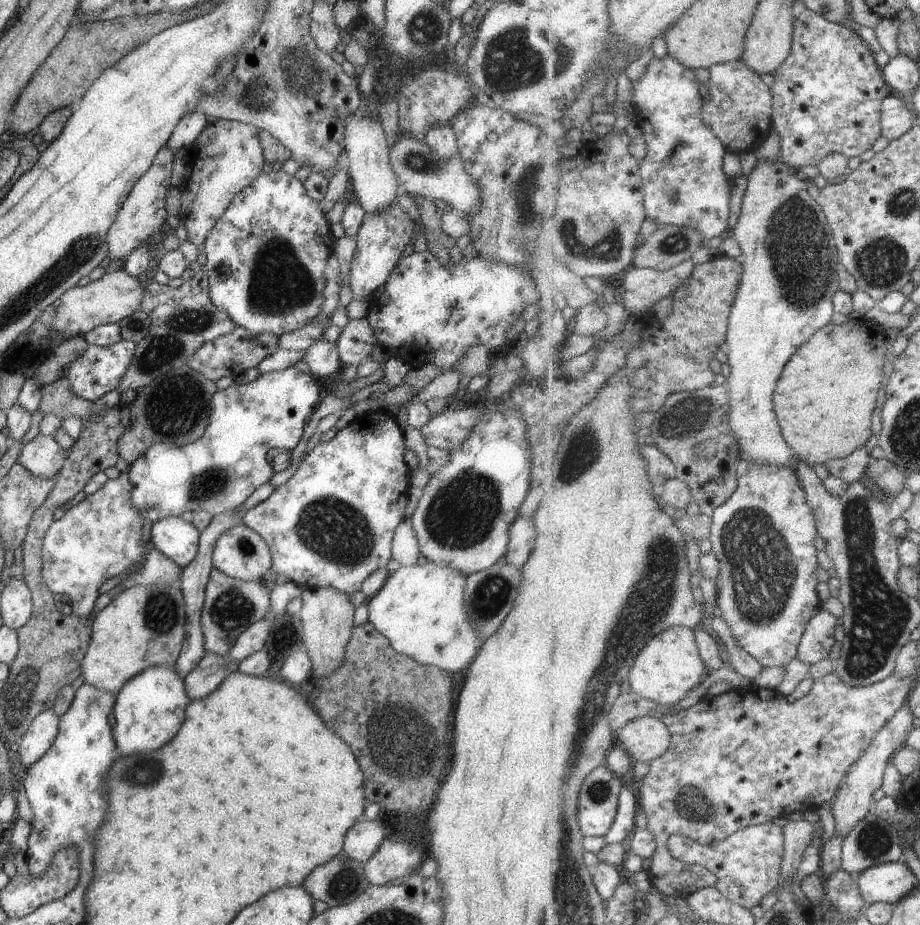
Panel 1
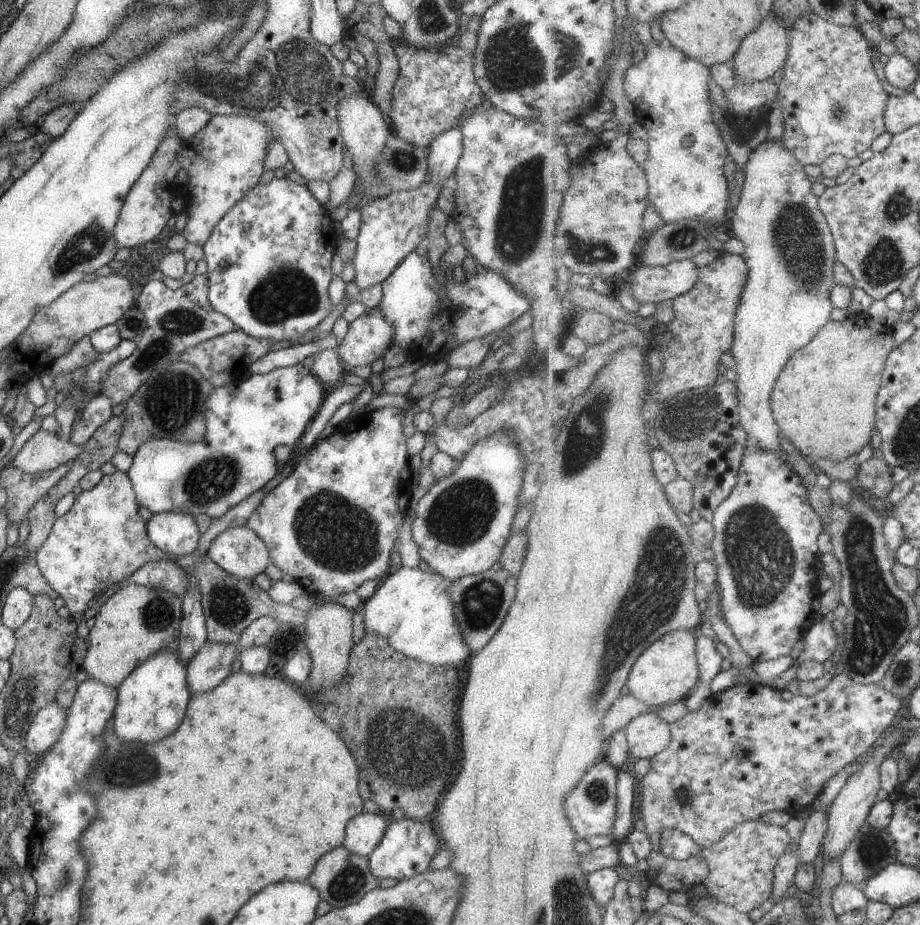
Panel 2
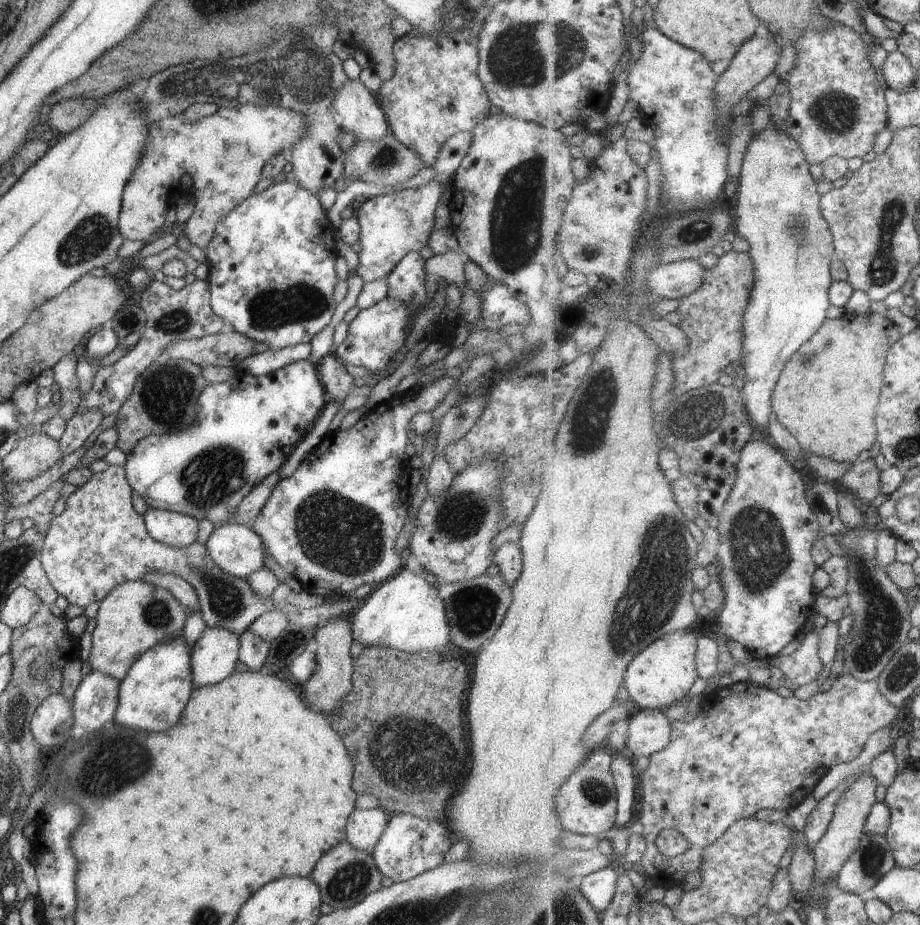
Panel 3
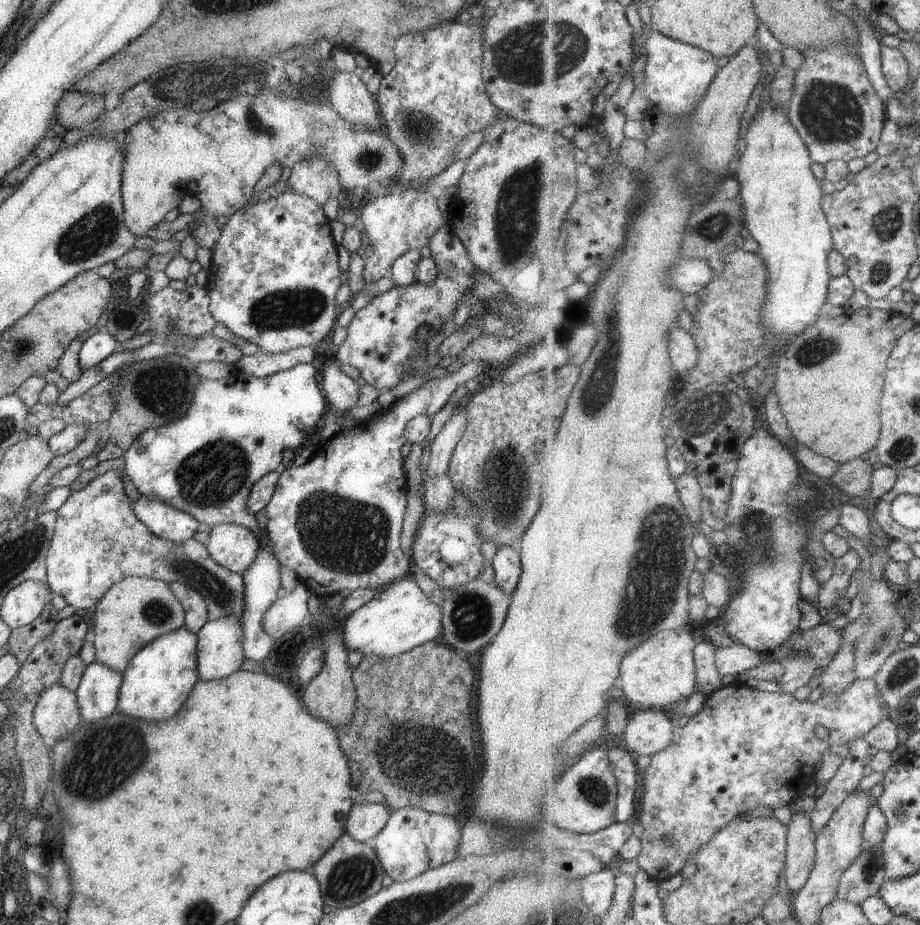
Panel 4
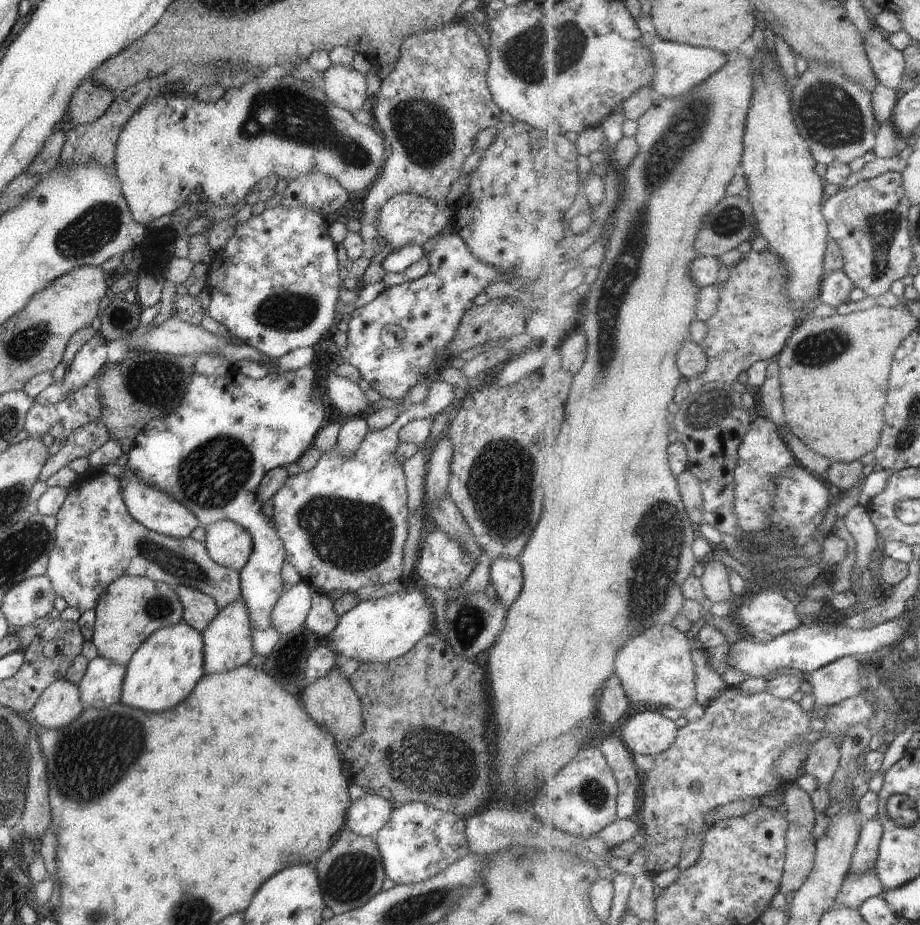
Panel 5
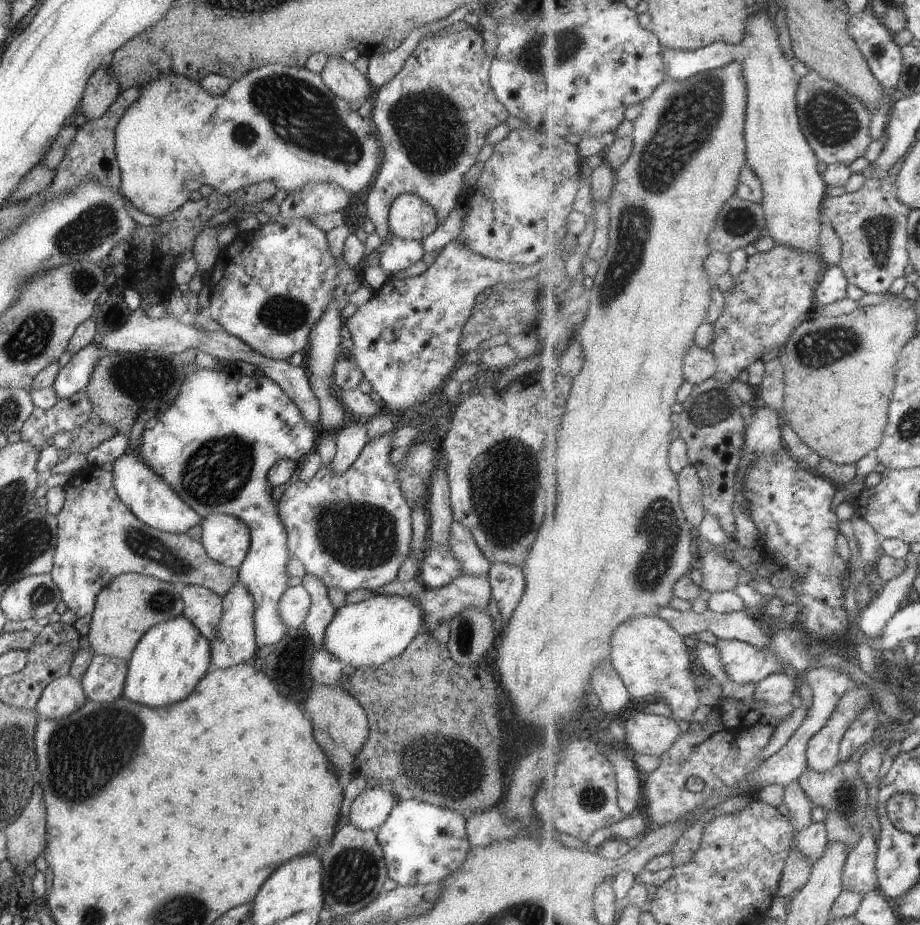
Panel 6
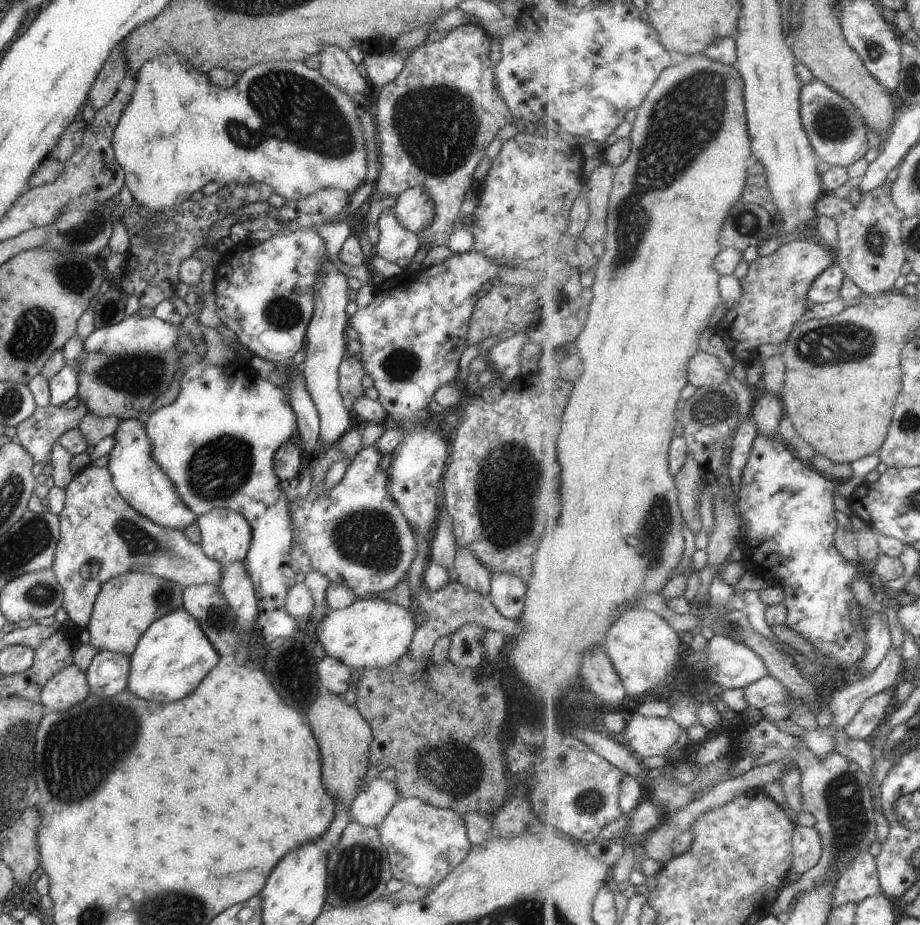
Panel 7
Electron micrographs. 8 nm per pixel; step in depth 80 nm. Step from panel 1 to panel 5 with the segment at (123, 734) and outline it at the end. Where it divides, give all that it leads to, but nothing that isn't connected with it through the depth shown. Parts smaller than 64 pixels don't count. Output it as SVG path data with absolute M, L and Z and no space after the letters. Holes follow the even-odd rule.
M183 620L153 631L143 639L125 665L120 702L147 712L170 709L182 701L204 675L202 648L201 633Z

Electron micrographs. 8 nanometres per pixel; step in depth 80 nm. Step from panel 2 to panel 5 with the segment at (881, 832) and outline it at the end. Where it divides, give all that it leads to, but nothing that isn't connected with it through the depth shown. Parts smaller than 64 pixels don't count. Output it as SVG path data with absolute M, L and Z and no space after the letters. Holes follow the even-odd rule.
M876 866L862 875L848 875L844 880L842 890L838 894L834 908L861 908L861 905L871 897L879 897L884 891L883 883L876 873Z

